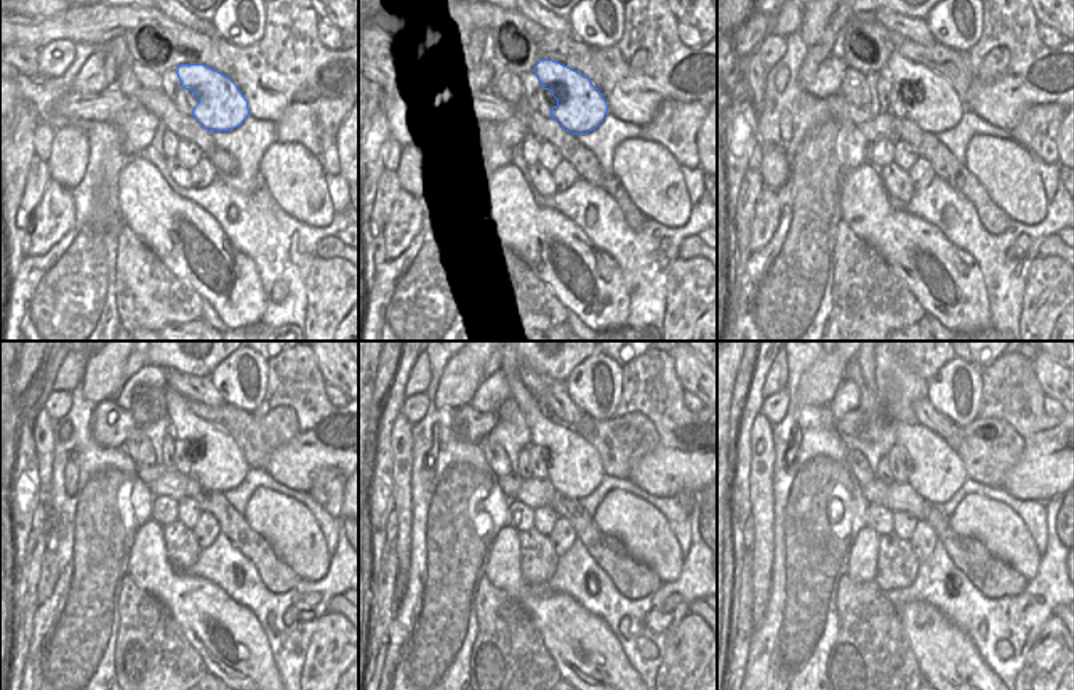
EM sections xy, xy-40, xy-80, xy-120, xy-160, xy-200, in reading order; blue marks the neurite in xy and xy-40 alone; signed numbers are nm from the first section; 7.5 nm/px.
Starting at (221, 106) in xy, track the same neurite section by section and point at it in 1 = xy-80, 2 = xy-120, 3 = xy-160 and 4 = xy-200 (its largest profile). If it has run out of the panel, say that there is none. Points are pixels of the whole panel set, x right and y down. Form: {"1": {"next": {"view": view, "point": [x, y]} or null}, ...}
{"1": {"next": {"view": "xy-80", "point": [937, 108]}}, "2": {"next": {"view": "xy-120", "point": [216, 463]}}, "3": {"next": {"view": "xy-160", "point": [575, 468]}}, "4": {"next": {"view": "xy-200", "point": [937, 471]}}}

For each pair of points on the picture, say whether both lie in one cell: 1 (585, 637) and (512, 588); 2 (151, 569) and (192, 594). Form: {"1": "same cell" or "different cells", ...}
{"1": "same cell", "2": "same cell"}

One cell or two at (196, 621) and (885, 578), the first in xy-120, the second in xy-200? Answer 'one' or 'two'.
two

